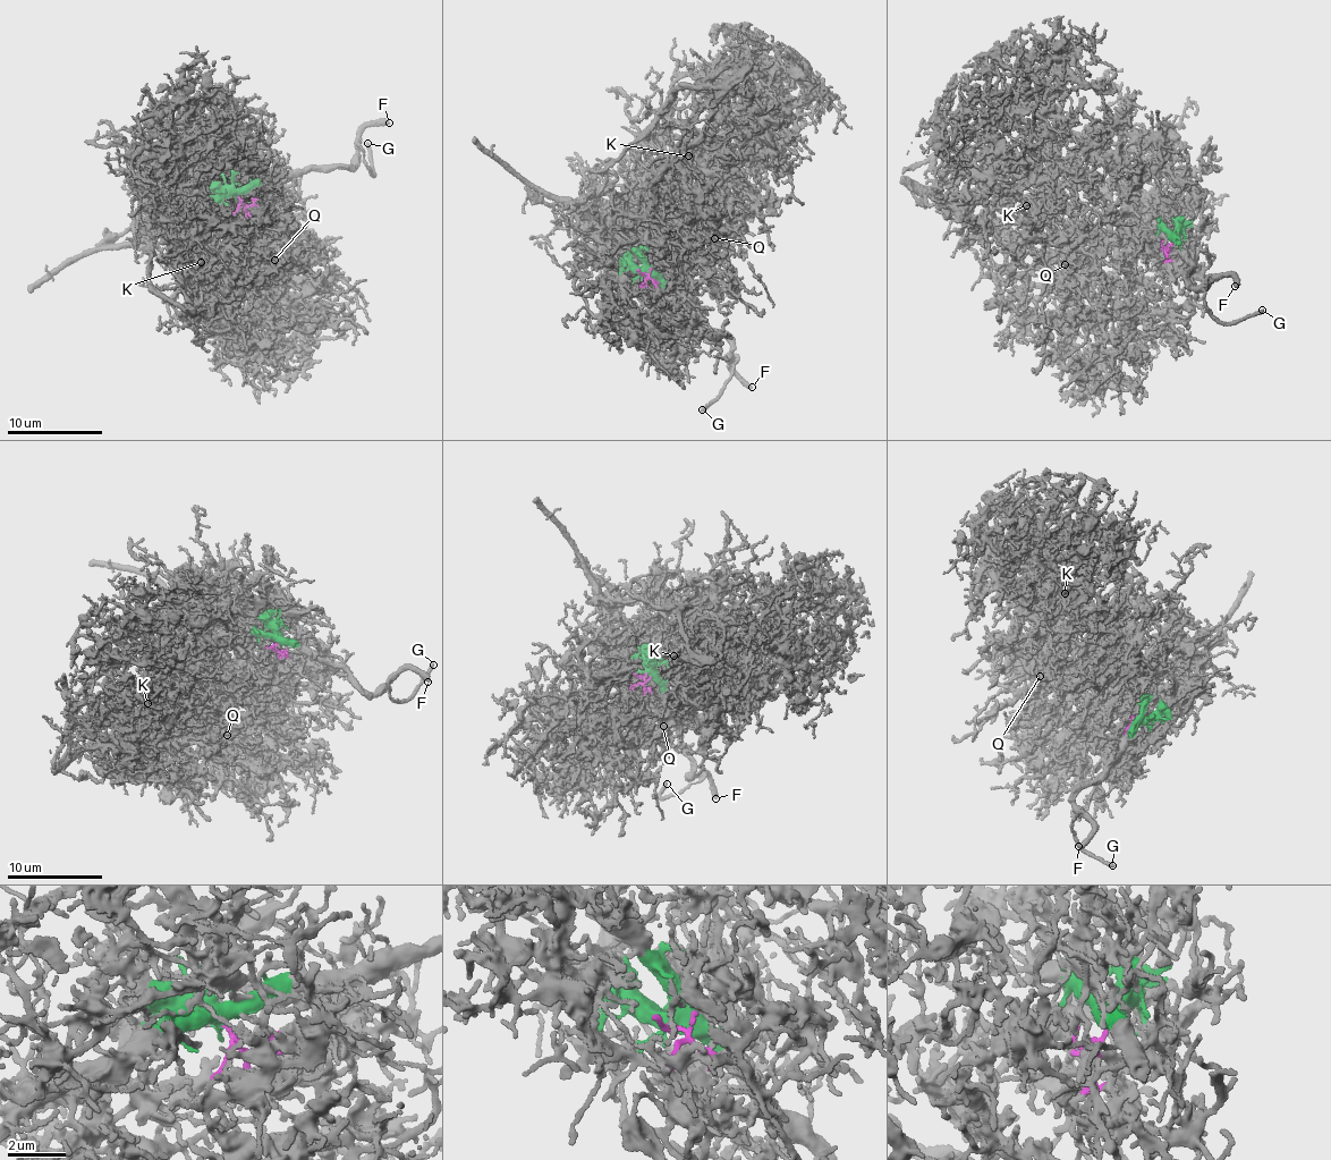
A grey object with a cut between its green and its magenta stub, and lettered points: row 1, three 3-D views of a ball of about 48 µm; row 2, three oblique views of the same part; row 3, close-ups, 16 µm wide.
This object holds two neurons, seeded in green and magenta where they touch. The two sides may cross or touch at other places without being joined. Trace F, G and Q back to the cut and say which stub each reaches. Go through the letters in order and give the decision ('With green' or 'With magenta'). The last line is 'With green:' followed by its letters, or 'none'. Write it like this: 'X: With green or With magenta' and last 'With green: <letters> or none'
F: With green
G: With green
Q: With magenta
With green: F, G

